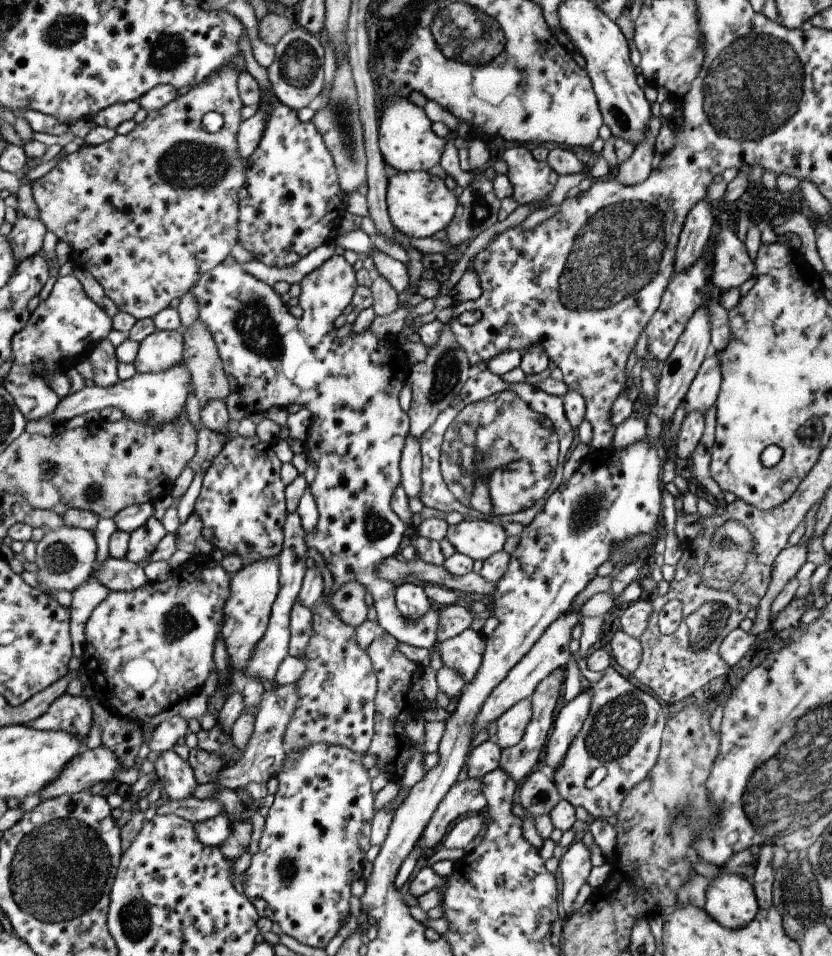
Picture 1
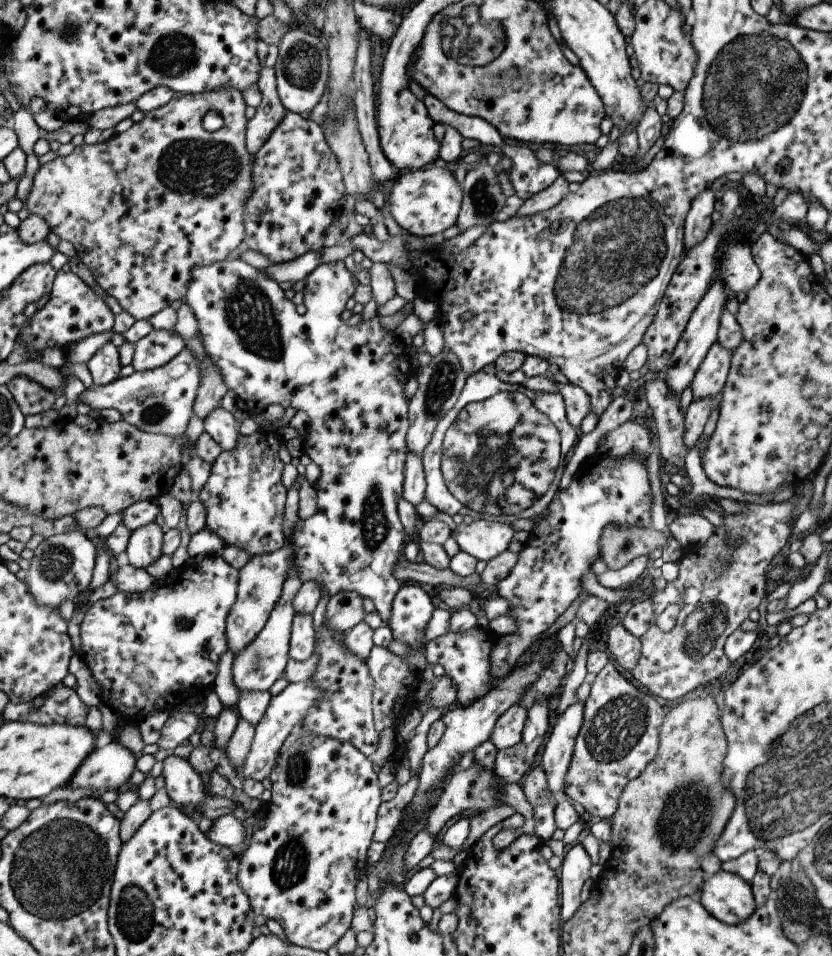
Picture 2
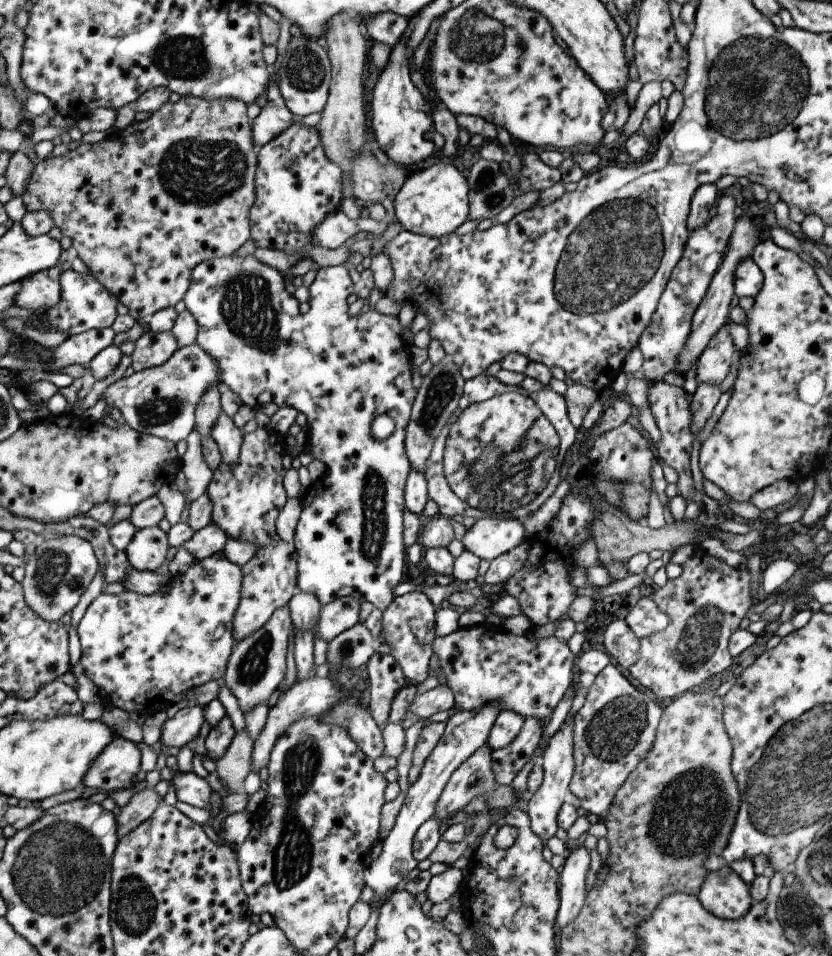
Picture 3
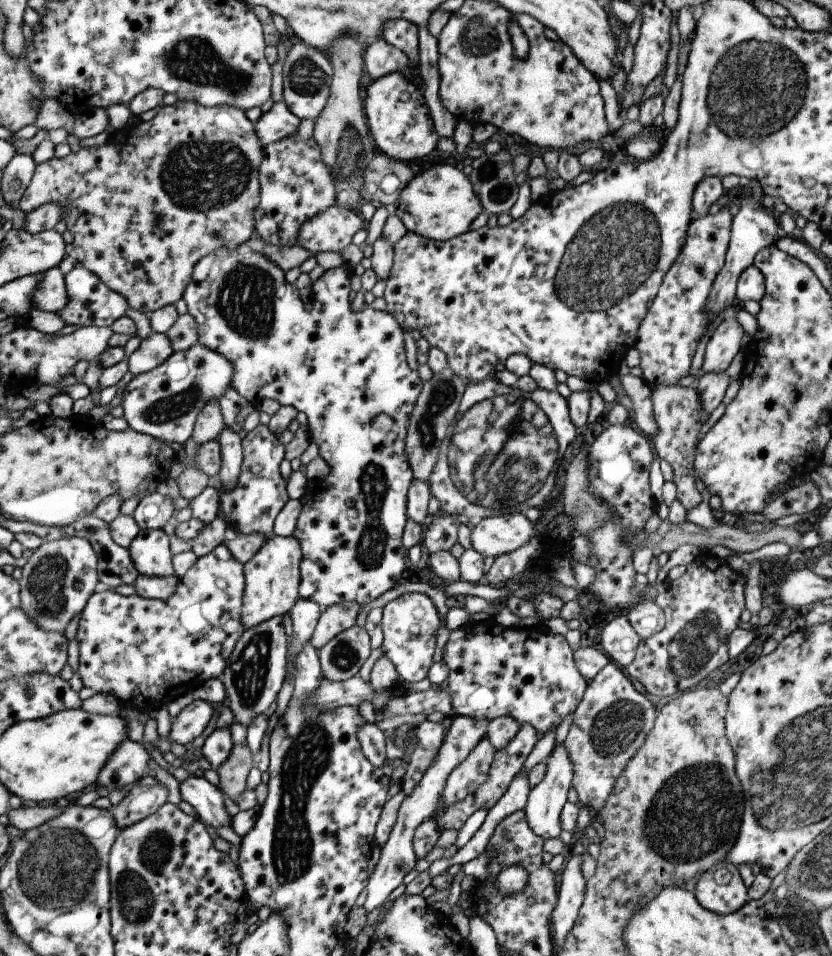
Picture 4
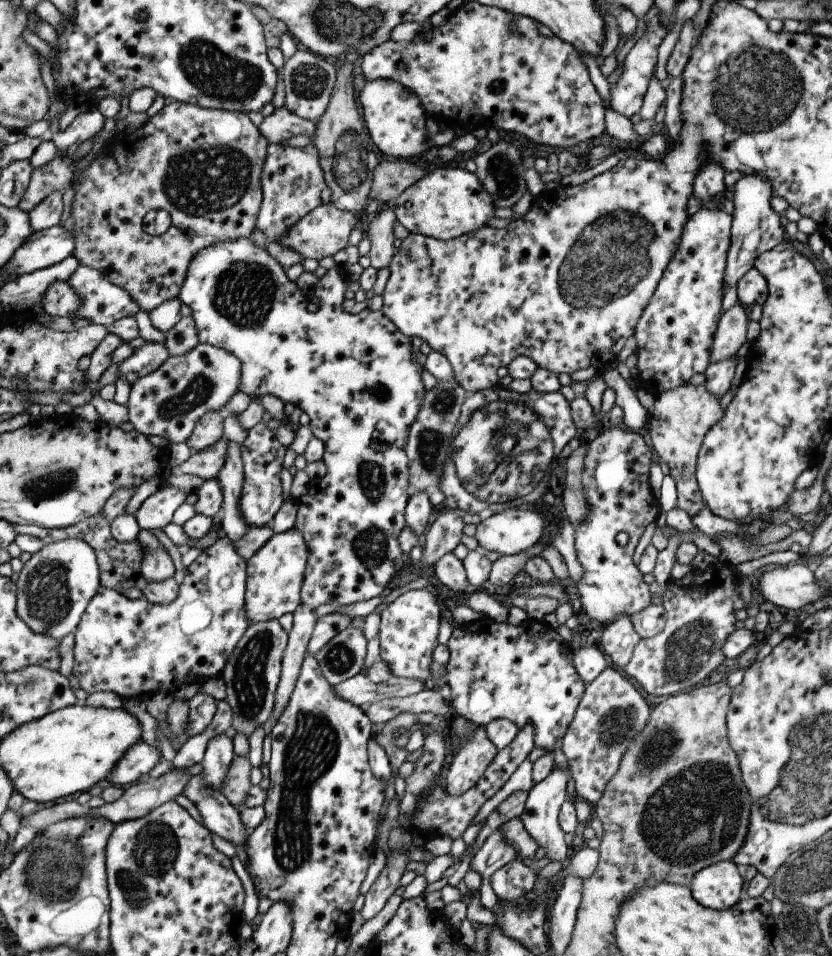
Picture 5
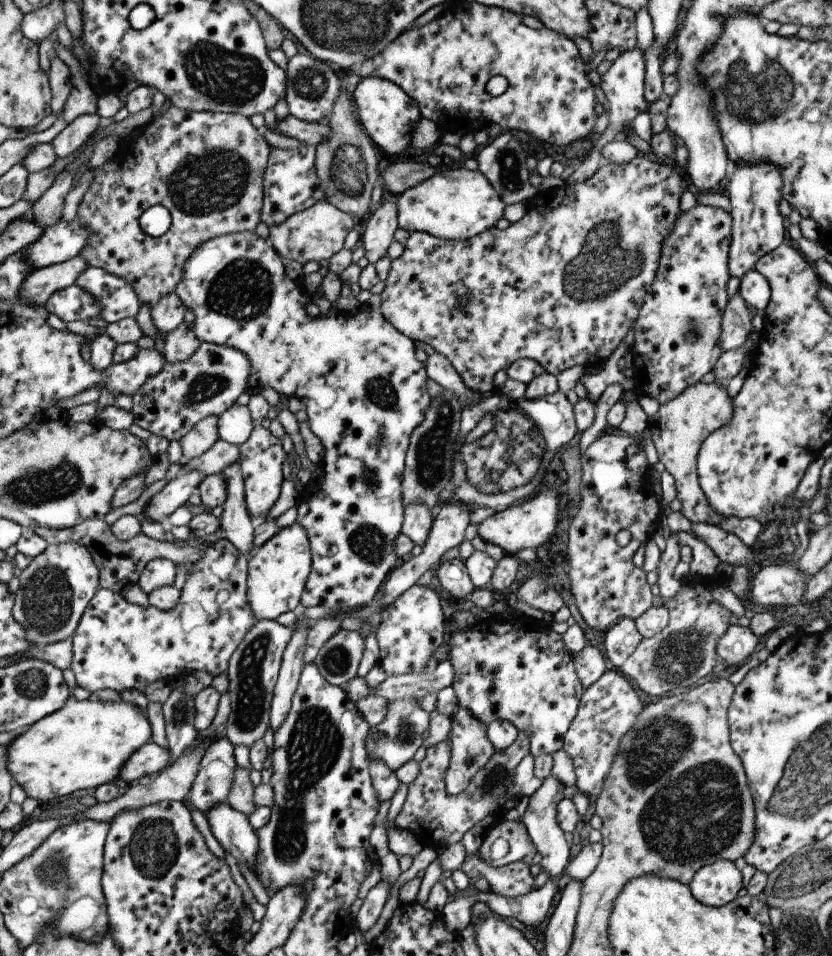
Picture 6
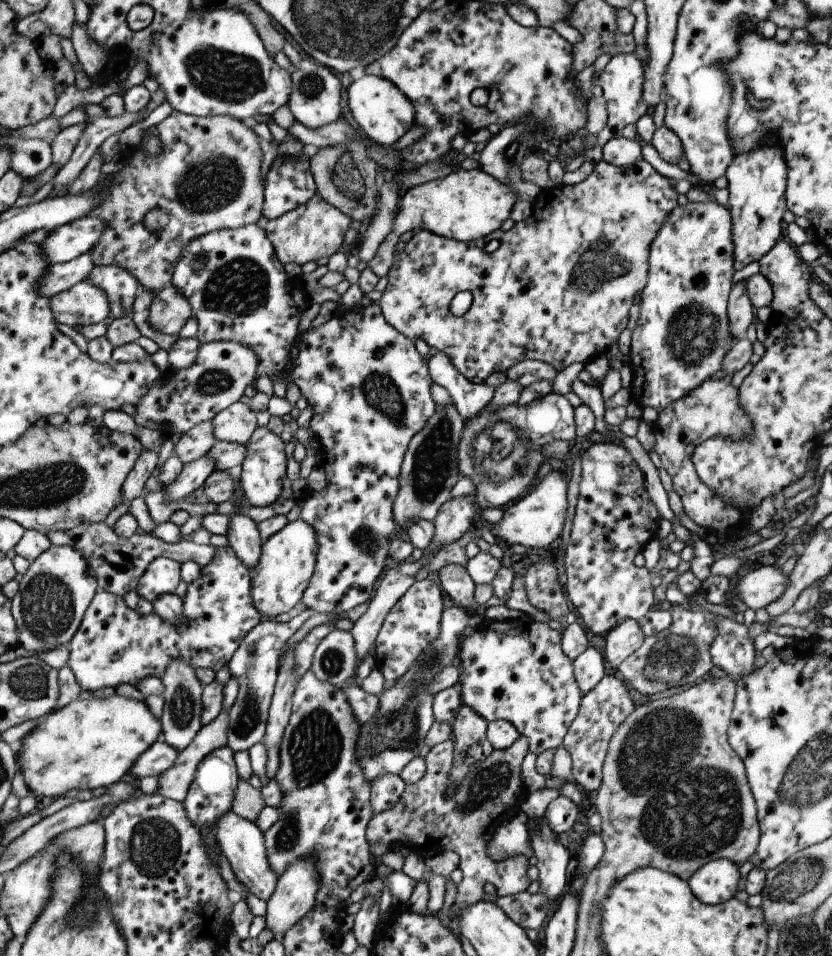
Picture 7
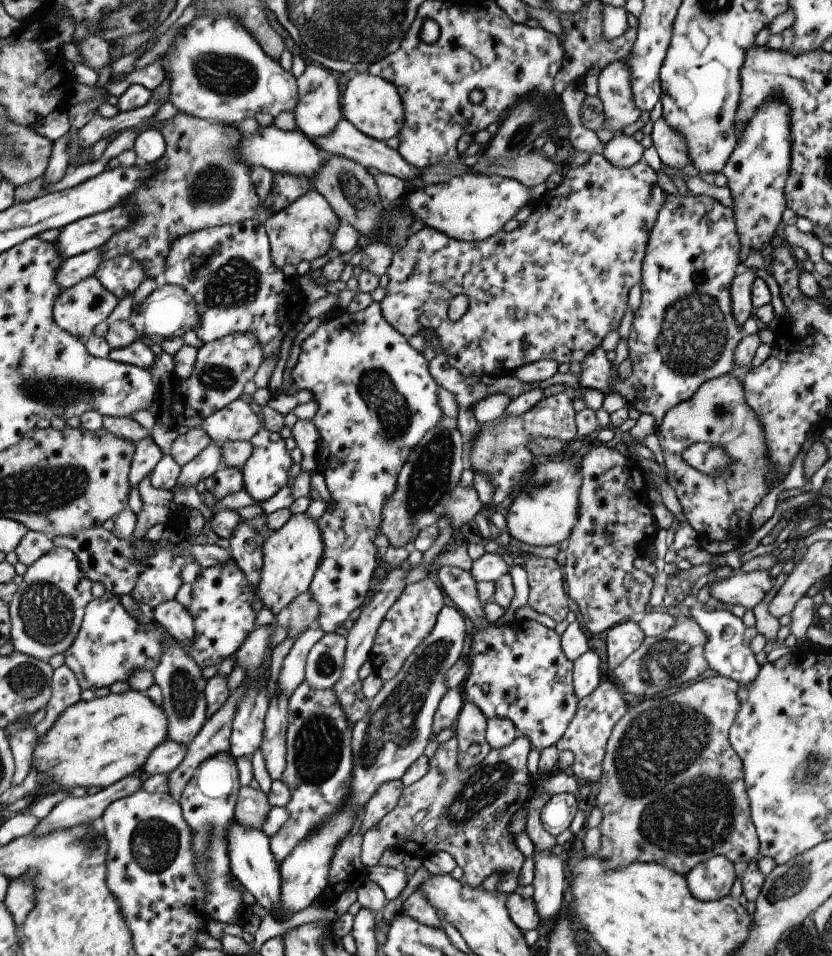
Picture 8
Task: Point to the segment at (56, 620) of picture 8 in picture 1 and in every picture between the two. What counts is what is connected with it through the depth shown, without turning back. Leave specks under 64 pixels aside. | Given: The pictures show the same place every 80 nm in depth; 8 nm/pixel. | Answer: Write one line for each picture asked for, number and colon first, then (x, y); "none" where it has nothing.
1: (64, 557)
2: (61, 567)
3: (57, 573)
4: (56, 581)
5: (53, 588)
6: (53, 590)
7: (52, 594)

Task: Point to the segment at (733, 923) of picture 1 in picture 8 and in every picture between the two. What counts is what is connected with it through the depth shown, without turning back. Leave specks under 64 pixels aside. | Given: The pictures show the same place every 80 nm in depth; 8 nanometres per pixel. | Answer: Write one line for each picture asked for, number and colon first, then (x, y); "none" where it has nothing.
2: (725, 896)
3: (722, 893)
4: (720, 890)
5: (718, 887)
6: (715, 884)
7: (713, 883)
8: (710, 880)

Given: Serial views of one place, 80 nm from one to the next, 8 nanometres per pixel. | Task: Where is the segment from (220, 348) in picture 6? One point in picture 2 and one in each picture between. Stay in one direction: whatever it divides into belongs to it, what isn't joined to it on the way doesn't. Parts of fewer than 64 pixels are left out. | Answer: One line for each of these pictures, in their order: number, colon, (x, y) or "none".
2: (159, 401)
3: (160, 401)
4: (163, 403)
5: (167, 403)

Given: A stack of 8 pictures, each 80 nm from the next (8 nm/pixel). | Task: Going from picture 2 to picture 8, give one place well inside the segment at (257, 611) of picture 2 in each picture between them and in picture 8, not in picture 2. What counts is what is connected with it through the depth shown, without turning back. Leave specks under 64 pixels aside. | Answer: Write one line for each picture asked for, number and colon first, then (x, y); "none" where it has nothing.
3: (269, 579)
4: (271, 576)
5: (274, 575)
6: (276, 572)
7: (287, 559)
8: (290, 554)

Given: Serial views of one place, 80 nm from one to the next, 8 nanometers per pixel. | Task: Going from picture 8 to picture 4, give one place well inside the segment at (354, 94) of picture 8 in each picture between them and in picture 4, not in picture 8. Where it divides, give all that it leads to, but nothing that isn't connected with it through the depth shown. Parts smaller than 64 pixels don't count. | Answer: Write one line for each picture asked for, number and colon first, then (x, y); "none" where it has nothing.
4: (397, 118)
5: (394, 119)
6: (388, 115)
7: (381, 111)

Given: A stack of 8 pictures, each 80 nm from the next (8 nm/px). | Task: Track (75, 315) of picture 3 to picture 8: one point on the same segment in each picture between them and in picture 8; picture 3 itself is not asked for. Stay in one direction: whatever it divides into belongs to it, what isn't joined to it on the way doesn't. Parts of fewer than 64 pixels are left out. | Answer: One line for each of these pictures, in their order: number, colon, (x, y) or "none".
4: (89, 302)
5: (101, 303)
6: (114, 297)
7: (120, 288)
8: (121, 275)

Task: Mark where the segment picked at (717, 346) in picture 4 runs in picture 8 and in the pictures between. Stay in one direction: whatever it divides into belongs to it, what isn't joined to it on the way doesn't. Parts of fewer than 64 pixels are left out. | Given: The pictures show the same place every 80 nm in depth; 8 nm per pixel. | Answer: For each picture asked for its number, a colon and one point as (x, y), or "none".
5: (730, 334)
6: (735, 325)
7: (740, 313)
8: (741, 308)

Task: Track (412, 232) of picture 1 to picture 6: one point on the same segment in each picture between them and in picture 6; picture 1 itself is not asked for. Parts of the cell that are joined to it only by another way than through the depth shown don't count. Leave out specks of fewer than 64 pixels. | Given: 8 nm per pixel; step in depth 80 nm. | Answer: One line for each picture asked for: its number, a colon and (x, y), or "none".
2: (424, 202)
3: (432, 202)
4: (439, 204)
5: (446, 203)
6: (457, 204)

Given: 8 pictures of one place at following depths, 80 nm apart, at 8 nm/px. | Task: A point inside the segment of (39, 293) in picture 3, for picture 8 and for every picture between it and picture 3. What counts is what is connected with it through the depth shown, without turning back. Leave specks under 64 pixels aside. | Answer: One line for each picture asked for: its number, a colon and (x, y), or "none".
4: (50, 296)
5: (58, 300)
6: (70, 304)
7: (82, 304)
8: (78, 309)

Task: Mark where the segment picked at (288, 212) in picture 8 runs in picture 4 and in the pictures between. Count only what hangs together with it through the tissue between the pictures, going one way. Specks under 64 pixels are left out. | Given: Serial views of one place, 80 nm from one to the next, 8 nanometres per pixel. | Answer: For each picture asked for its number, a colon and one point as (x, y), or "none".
4: (331, 230)
5: (324, 231)
6: (317, 232)
7: (313, 230)

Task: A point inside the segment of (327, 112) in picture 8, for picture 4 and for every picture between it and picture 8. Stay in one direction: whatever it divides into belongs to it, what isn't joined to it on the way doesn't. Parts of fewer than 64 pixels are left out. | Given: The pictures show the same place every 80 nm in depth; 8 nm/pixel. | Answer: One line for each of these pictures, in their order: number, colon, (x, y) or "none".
4: (306, 72)
5: (308, 80)
6: (311, 85)
7: (314, 99)

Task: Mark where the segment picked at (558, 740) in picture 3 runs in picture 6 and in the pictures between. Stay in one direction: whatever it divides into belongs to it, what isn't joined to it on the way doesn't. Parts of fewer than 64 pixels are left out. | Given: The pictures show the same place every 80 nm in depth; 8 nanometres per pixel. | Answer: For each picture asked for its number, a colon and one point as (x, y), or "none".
4: (542, 808)
5: (539, 818)
6: (539, 818)

